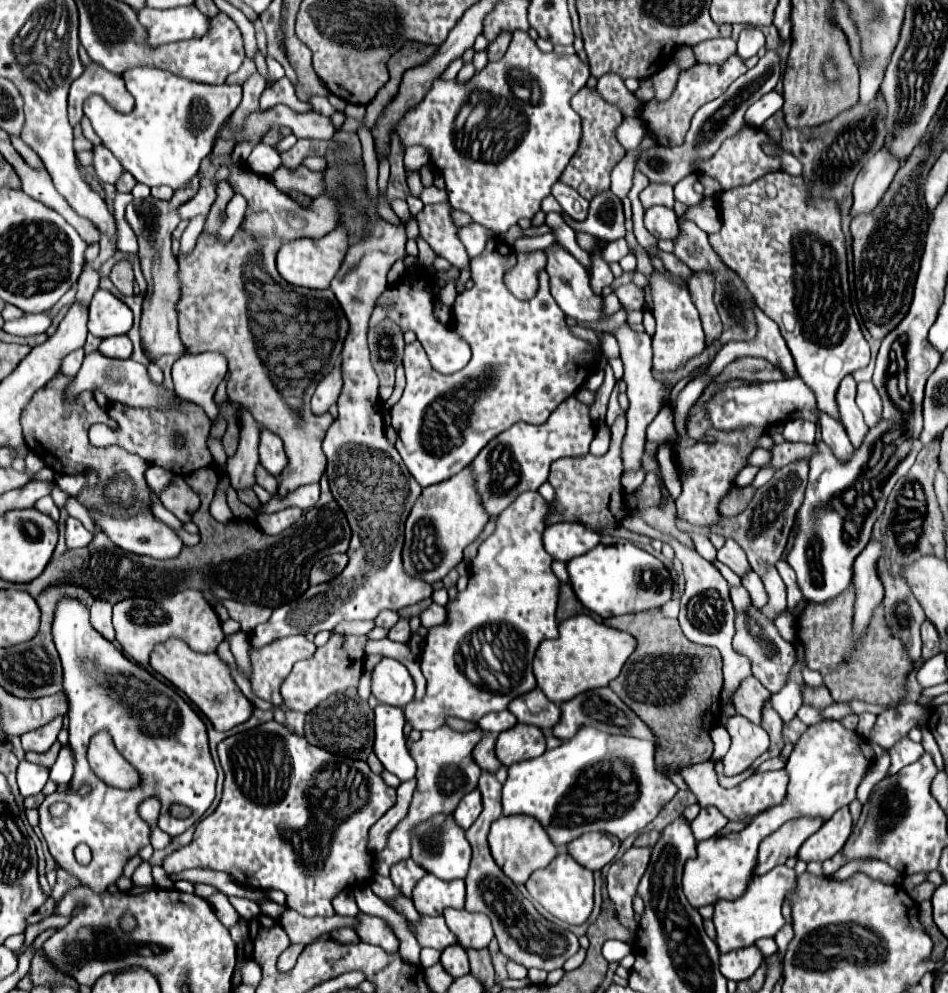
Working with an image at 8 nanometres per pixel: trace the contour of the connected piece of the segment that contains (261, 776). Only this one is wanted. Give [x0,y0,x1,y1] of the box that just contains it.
[165,720,395,916]

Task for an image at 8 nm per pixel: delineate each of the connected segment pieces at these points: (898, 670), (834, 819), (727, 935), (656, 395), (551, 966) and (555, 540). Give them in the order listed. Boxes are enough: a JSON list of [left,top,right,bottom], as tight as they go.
[[795,582,913,710],[797,806,851,862],[713,864,797,954],[615,324,671,470],[465,772,579,972],[543,522,601,562]]

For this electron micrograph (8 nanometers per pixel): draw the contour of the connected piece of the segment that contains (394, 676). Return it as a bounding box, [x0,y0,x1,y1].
[371,658,415,708]

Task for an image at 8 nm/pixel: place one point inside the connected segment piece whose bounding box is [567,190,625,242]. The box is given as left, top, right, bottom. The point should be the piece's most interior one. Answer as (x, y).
(605, 220)

